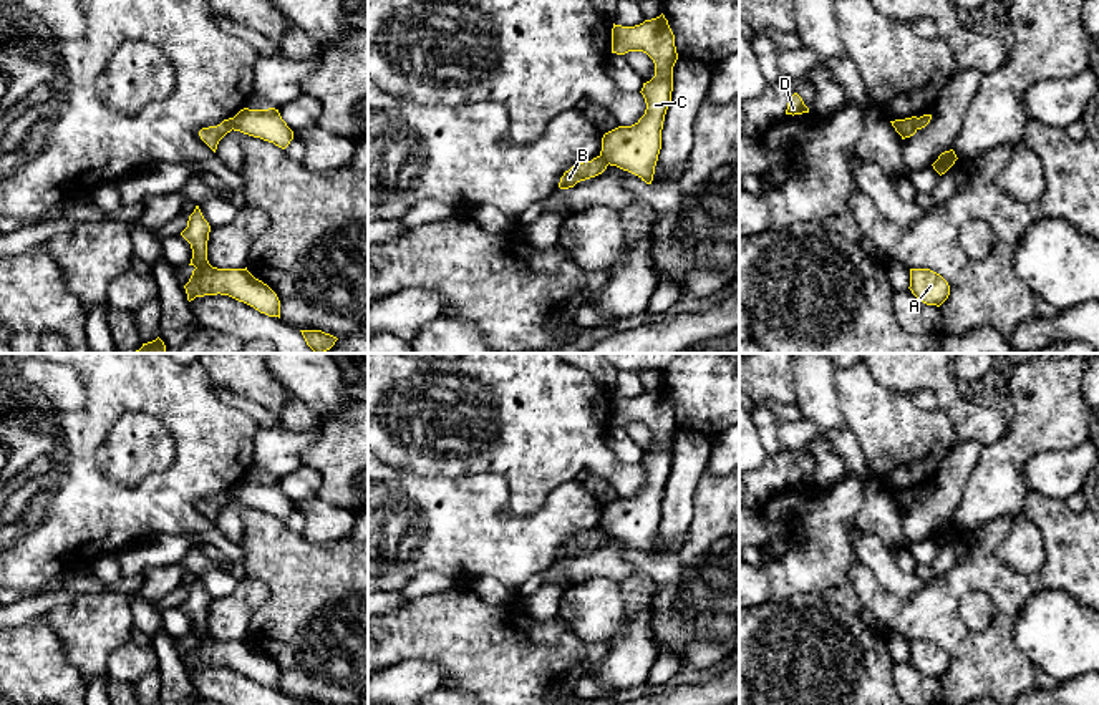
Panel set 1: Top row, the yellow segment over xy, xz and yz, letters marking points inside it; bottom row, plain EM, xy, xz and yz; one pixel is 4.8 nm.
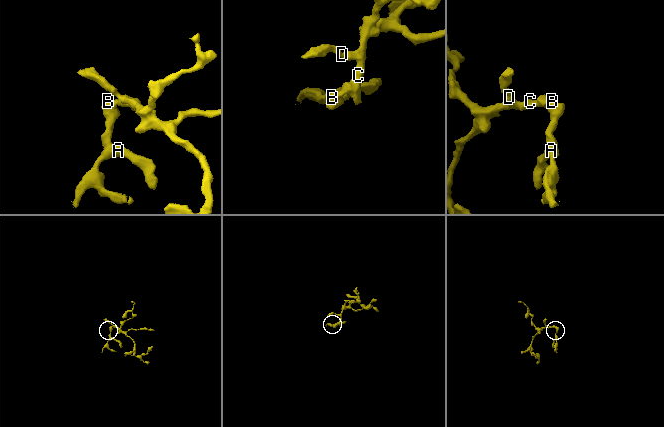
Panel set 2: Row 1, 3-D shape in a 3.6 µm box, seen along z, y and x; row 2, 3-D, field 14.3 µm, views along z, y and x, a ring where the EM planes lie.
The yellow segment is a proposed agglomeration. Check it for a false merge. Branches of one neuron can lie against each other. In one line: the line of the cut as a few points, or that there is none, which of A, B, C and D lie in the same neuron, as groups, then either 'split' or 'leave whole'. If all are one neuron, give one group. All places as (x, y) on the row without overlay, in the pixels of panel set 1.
cut in xy along (231, 490), (232, 500); A B / C D; split

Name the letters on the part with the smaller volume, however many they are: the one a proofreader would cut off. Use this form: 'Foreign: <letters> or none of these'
Foreign: A, B

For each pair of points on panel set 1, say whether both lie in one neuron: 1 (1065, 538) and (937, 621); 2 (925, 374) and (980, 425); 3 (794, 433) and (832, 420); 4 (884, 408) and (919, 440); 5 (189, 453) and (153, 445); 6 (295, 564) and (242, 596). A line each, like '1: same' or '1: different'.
1: same
2: same
3: different
4: same
5: different
6: different

